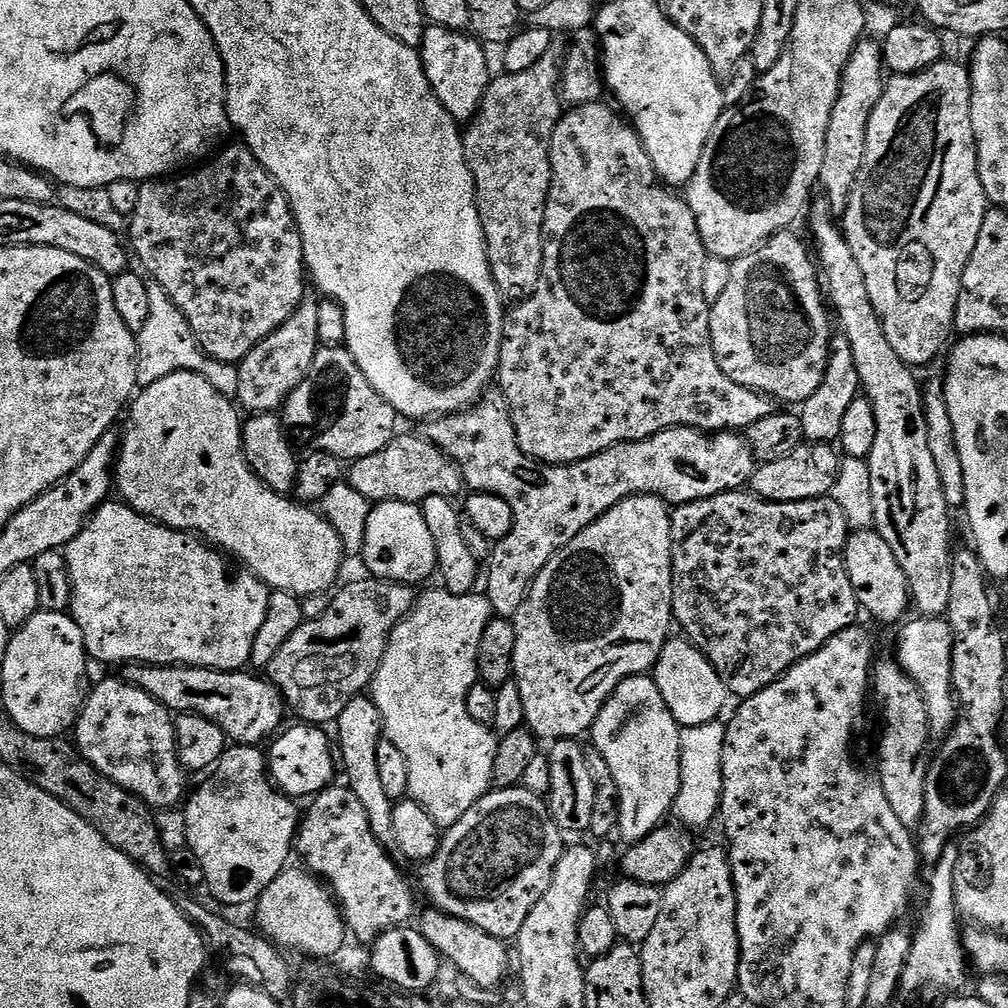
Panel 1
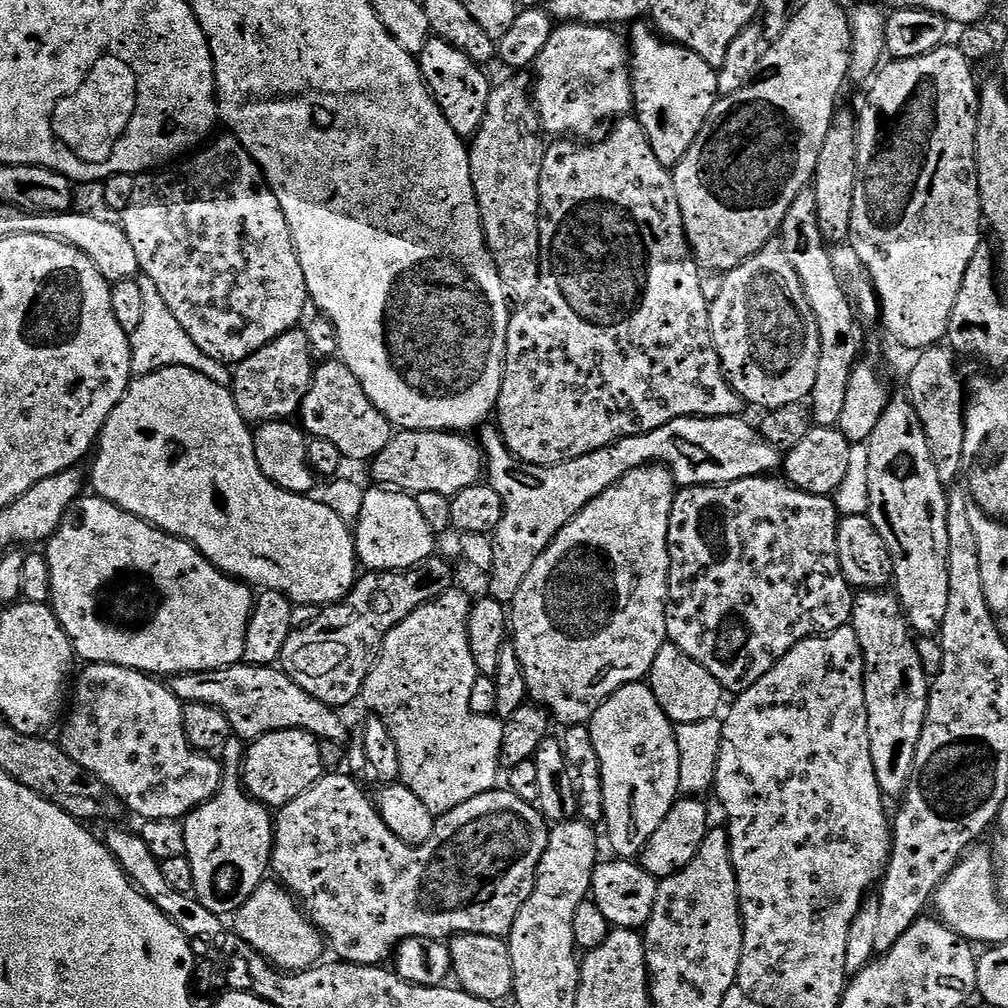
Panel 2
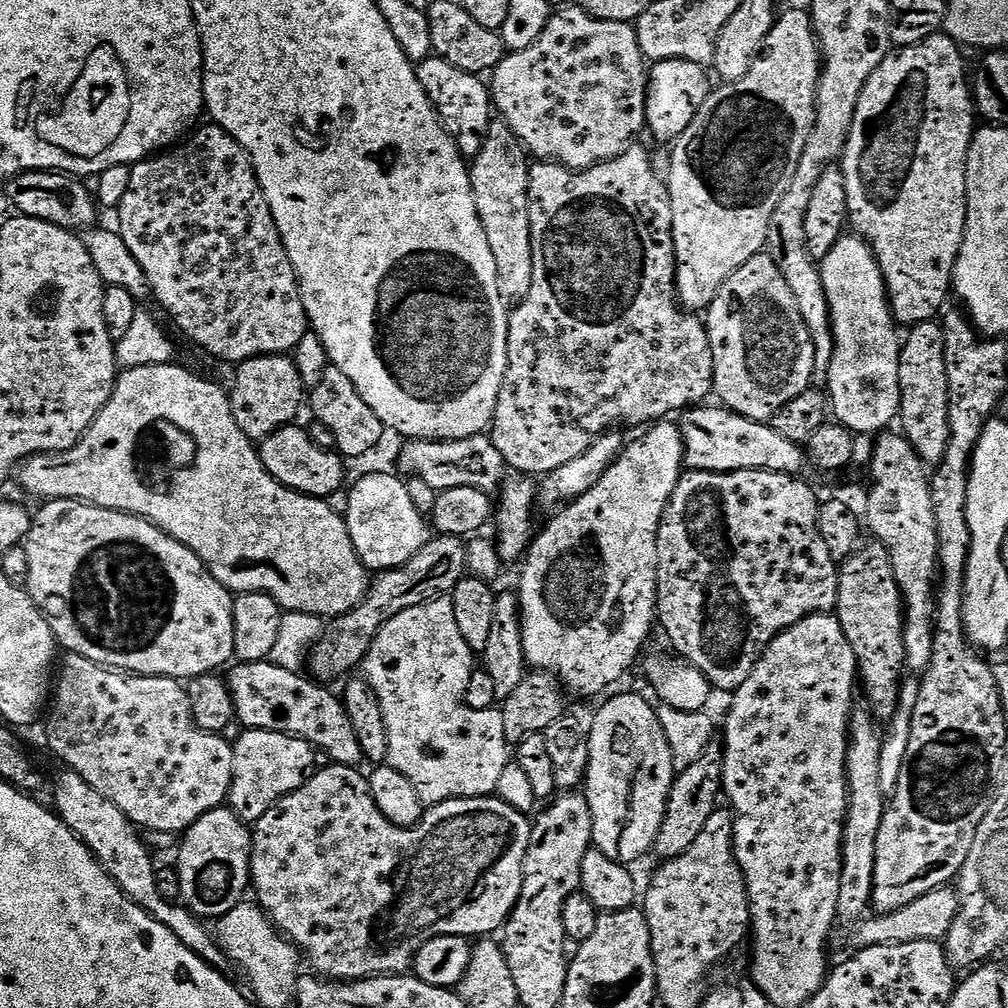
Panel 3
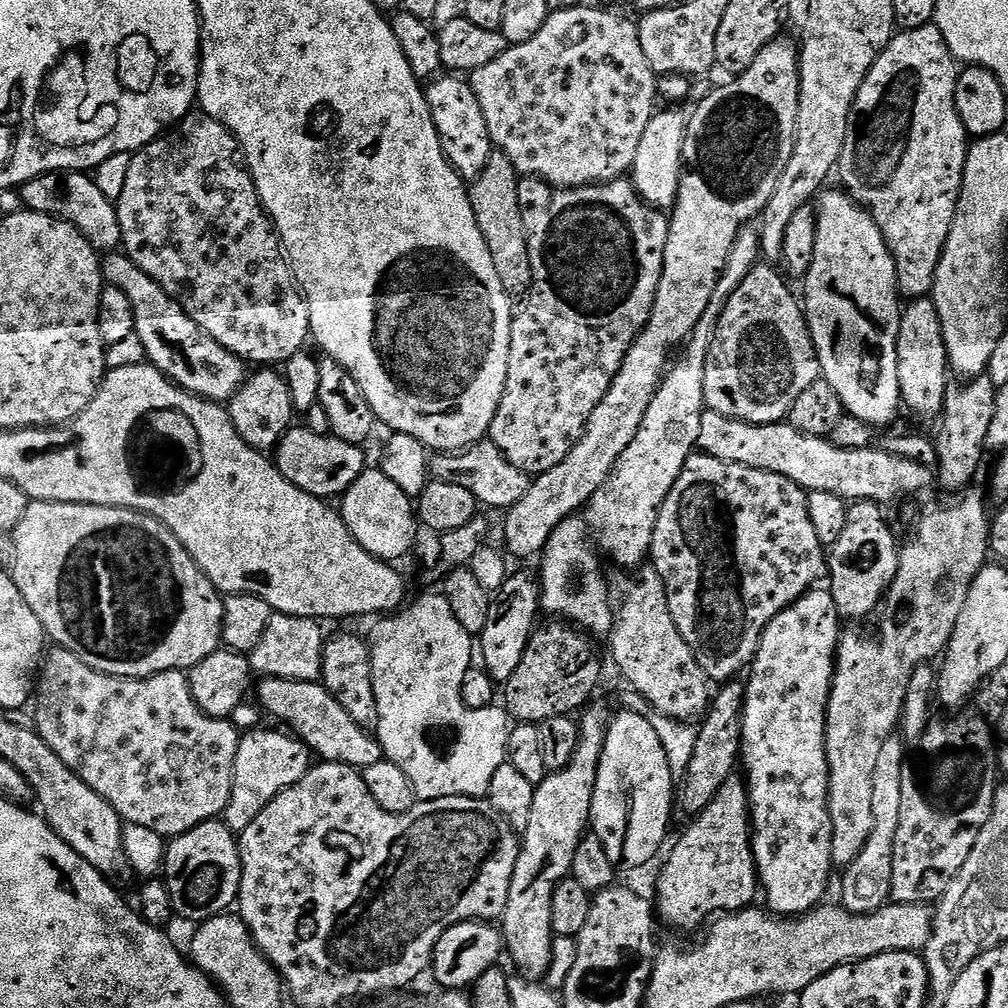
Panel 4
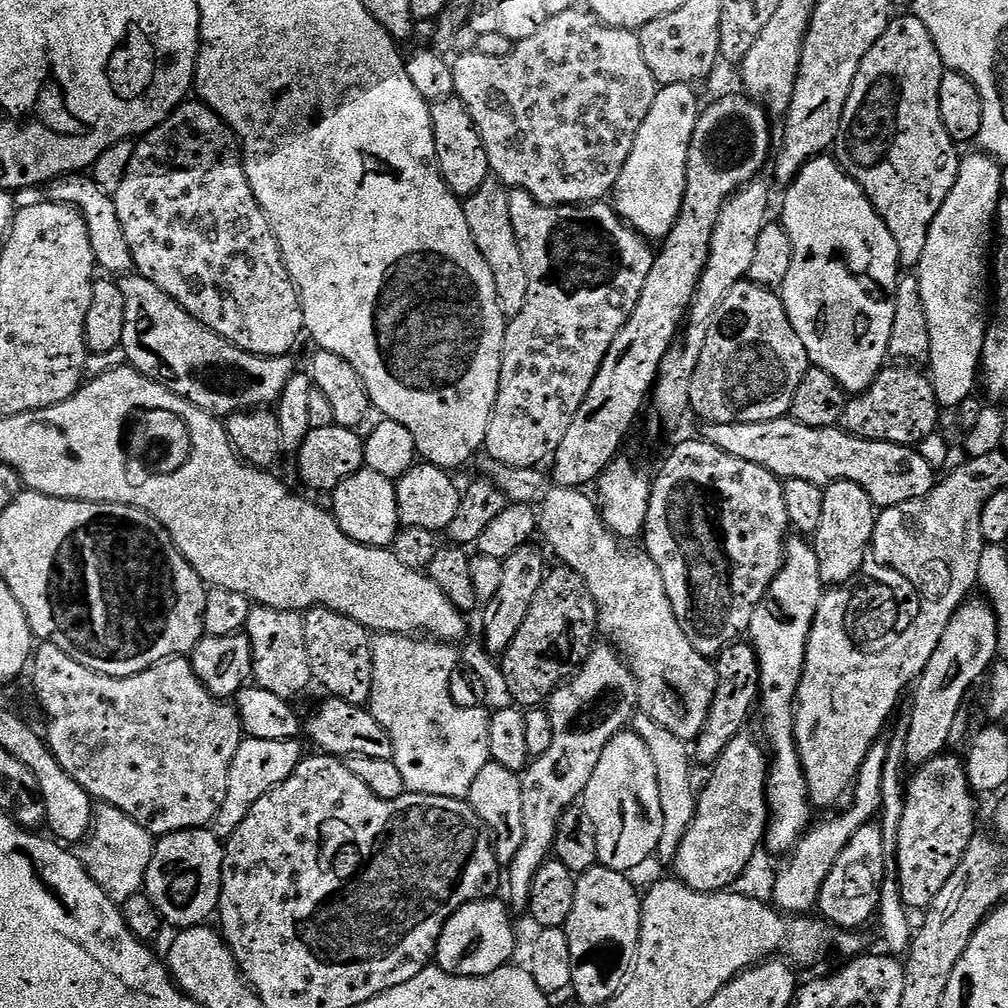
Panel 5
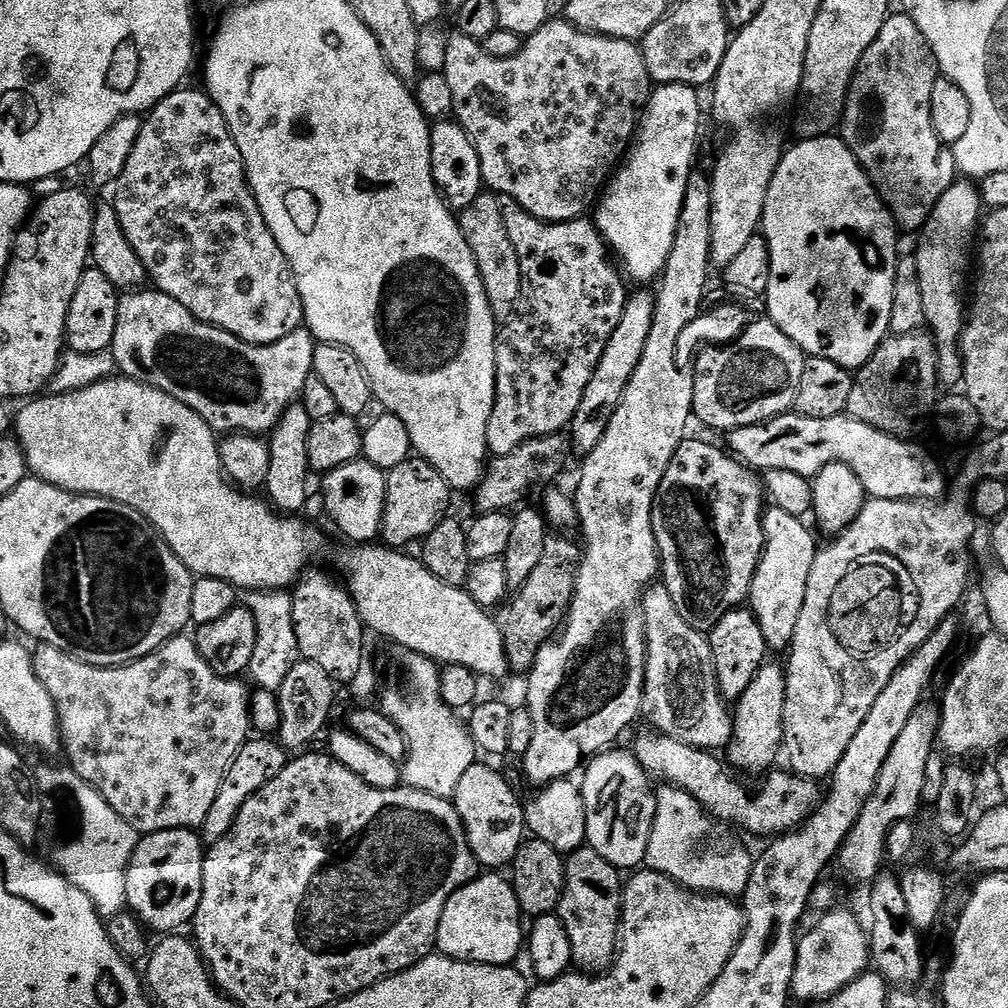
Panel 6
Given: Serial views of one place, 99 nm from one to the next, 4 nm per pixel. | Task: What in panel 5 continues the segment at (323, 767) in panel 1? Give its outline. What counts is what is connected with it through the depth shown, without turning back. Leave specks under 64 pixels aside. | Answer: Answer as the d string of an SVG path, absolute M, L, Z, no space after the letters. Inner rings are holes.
M249 736L241 739L238 746L238 754L234 754L234 762L230 762L230 778L226 782L226 798L222 798L222 806L218 810L214 821L214 831L220 841L227 841L238 826L242 826L242 821L246 819L246 814L270 790L282 786L290 774L299 766L301 760L305 759L306 751L300 745L299 739L279 741L277 739L267 739L265 736Z

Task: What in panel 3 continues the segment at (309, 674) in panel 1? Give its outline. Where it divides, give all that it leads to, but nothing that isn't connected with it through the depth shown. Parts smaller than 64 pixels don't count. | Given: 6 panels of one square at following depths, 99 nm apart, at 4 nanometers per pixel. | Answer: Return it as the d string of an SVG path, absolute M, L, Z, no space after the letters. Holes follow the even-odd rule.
M436 534L404 565L388 571L377 571L360 605L351 612L335 617L323 629L320 639L312 645L306 660L307 667L312 667L311 675L317 681L329 682L335 676L347 677L352 674L347 672L355 668L357 671L363 665L378 630L390 622L390 618L402 614L402 610L410 610L410 606L418 606L455 590L458 582L466 575L467 549L467 543L459 536Z

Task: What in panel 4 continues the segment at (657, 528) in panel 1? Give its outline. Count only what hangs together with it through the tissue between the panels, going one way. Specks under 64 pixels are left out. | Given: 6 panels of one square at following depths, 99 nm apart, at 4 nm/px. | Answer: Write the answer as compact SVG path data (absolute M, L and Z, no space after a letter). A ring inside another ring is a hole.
M752 226L744 227L730 250L730 258L720 273L720 281L710 298L710 306L706 306L706 314L698 318L698 326L694 326L692 335L683 345L680 364L673 363L665 371L660 388L642 418L642 426L638 434L634 434L634 442L622 450L622 458L618 458L606 482L602 482L600 489L584 505L582 515L569 516L554 530L554 534L550 534L538 560L540 607L552 615L549 617L559 618L593 637L607 637L611 633L614 604L612 608L608 584L604 581L600 556L596 553L592 536L606 551L612 552L620 564L640 566L649 559L658 510L682 474L686 458L693 455L700 442L702 418L706 411L704 367L720 315L730 294L738 290L742 278L750 274L761 256L759 231Z

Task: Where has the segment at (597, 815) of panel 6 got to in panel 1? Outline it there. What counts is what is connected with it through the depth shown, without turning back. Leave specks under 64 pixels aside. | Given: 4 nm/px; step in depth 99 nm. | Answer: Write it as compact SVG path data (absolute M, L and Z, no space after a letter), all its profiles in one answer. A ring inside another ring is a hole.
M651 675L631 676L626 678L618 687L608 695L608 700L602 706L602 710L596 716L596 720L592 723L590 729L590 737L596 743L595 751L601 760L606 762L606 766L610 766L610 774L614 778L614 786L620 795L620 823L618 825L618 836L628 840L629 845L637 844L642 838L646 838L656 828L661 827L665 823L664 815L667 817L672 811L672 804L676 801L678 794L678 786L680 785L680 725L677 724L674 714L670 714L670 710L666 706L666 702L662 702L662 694L658 690L655 679Z

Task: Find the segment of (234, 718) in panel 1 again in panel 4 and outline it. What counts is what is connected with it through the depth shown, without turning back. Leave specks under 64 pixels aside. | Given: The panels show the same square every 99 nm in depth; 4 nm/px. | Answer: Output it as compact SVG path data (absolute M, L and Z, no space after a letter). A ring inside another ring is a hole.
M265 676L255 685L254 696L255 692L260 699L259 707L265 713L268 711L274 719L281 720L285 724L281 725L312 749L321 761L363 770L384 759L380 741L369 729L358 726L358 722L354 722L354 718L350 718L350 714L346 714L346 710L338 706L338 702L325 690L323 683Z

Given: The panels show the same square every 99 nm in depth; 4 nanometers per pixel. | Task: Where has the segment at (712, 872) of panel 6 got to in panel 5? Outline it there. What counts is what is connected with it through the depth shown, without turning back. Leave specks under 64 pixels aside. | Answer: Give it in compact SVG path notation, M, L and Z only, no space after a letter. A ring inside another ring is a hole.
M637 711L630 725L631 731L637 732L646 742L646 748L650 750L650 756L654 758L654 770L658 774L658 798L662 798L662 814L664 815L664 835L670 841L679 842L688 829L688 821L696 813L697 789L692 789L692 764L693 757L690 748L685 741L678 738L678 734L670 734L666 726L658 726L654 718L650 718L645 712Z

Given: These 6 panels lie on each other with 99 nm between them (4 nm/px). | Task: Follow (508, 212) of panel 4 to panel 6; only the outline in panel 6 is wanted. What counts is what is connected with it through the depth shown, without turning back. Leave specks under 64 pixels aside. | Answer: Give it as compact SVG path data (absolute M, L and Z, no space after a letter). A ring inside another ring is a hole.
M482 194L474 198L474 202L459 213L458 219L462 234L466 242L470 242L470 250L478 262L478 270L486 286L486 298L490 302L492 313L497 321L507 322L516 315L521 301L522 270L518 254L514 250L514 242L510 242L510 234L506 234L506 218L502 218L500 196Z

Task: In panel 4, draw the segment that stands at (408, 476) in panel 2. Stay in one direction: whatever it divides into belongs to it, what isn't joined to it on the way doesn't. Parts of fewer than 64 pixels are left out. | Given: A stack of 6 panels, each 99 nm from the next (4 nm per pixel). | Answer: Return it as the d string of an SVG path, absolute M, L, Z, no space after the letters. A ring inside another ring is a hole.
M485 438L461 452L437 452L430 460L430 476L433 481L450 483L470 490L480 506L484 508L513 508L526 494L530 483L528 473L518 470L518 466L506 462L502 450Z

